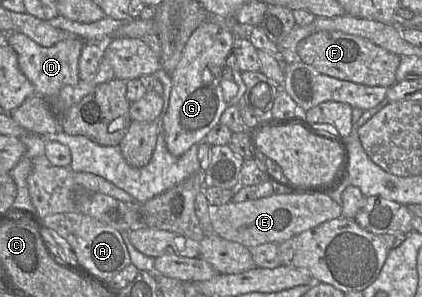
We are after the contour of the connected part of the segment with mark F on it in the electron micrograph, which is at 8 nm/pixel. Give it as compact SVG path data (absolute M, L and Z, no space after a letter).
M320 31L309 35L297 45L300 60L324 75L366 86L391 87L396 81L400 55L392 53L357 35L341 31Z

